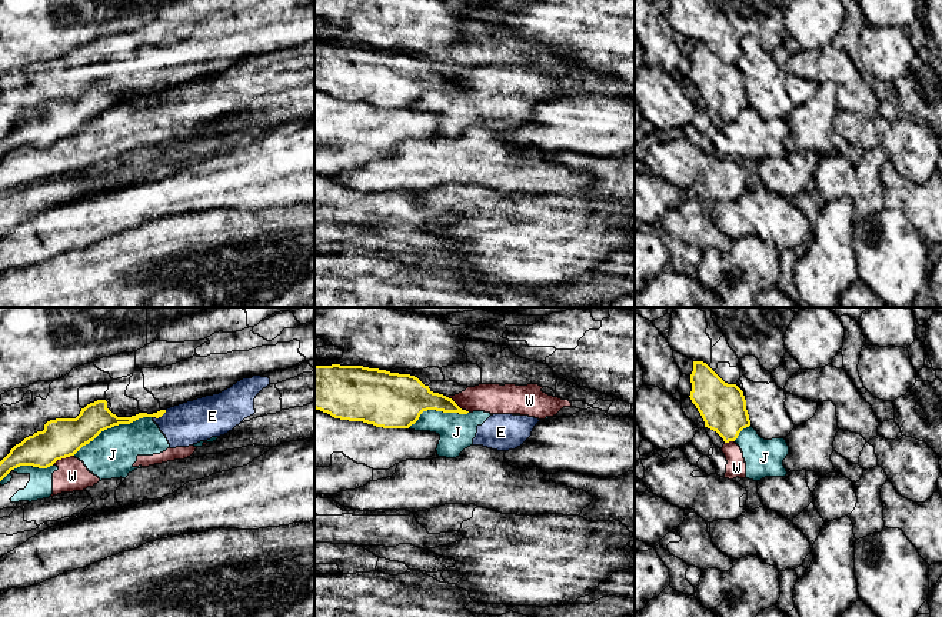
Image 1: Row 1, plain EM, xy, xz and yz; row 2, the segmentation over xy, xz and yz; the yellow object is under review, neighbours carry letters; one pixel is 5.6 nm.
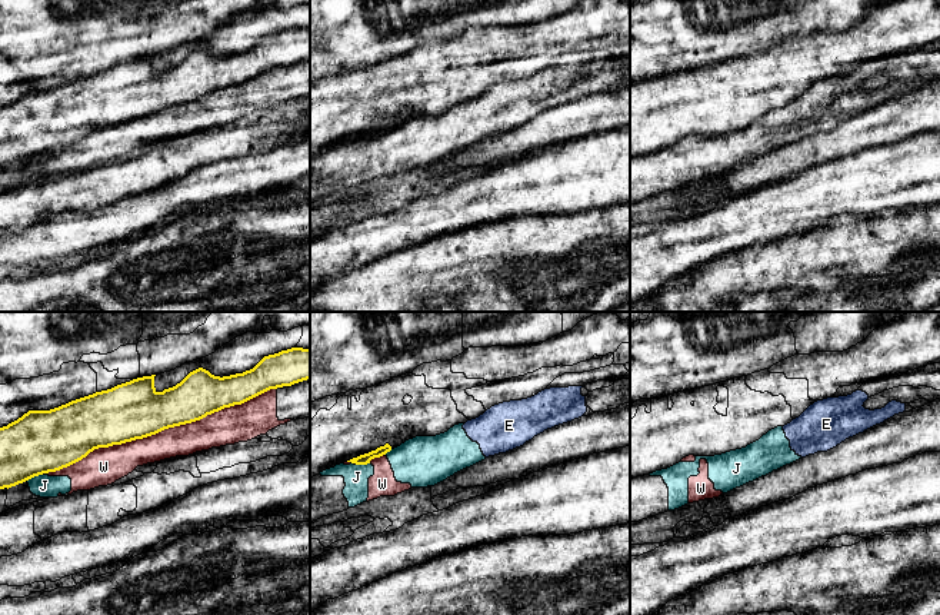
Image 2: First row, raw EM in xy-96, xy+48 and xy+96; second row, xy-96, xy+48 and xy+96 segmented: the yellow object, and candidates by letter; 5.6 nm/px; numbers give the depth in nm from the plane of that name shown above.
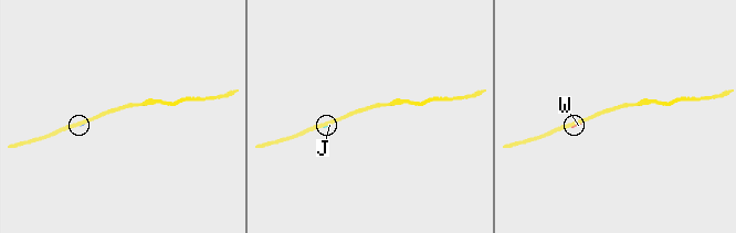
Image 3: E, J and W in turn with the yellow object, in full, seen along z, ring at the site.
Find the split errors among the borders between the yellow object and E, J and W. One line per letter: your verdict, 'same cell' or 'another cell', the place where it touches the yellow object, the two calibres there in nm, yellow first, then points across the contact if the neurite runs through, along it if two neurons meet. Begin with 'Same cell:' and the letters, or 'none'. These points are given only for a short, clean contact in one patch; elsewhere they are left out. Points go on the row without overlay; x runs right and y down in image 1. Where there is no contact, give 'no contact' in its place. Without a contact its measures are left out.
Same cell: none
E: another cell | xy (159, 96) | 60/240 nm
J: another cell | xy (112, 106) | 190/260 nm
W: another cell | xy (62, 137) | 220/180 nm

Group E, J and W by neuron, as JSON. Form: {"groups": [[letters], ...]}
{"groups": [["E", "J", "W"]]}

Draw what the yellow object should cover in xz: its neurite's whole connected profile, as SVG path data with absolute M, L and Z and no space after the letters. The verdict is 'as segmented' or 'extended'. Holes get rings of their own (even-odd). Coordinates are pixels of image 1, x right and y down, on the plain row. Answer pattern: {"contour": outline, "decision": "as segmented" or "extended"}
{"contour": "M314 46L314 89L334 99L383 109L409 109L427 90L467 94L452 79L433 73L417 57L363 46Z", "decision": "as segmented"}

